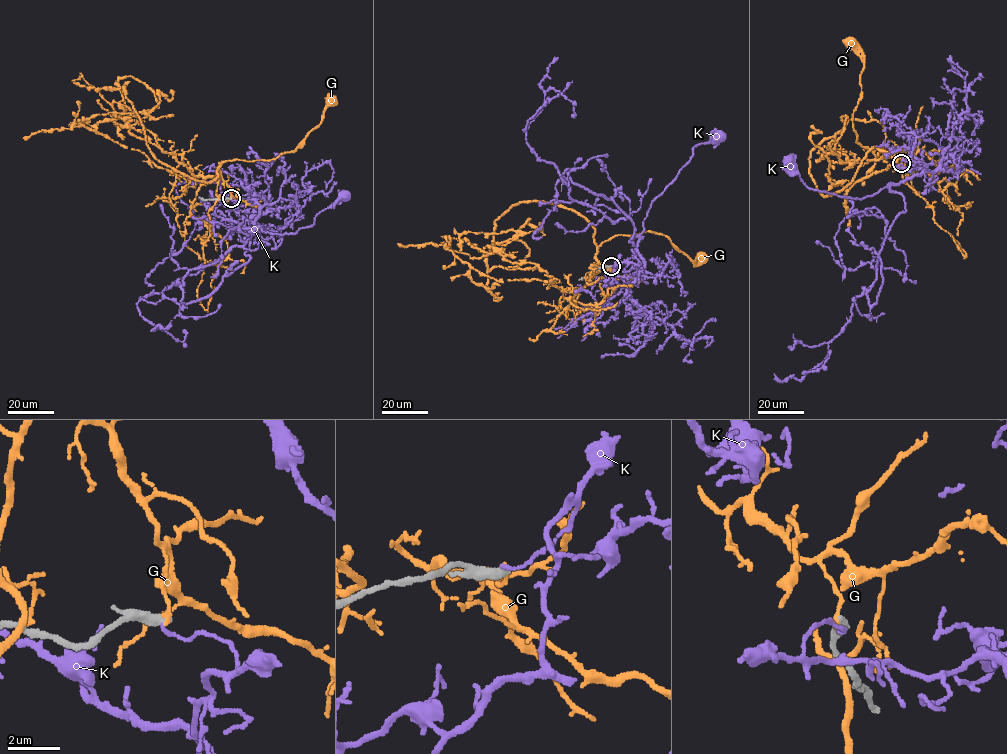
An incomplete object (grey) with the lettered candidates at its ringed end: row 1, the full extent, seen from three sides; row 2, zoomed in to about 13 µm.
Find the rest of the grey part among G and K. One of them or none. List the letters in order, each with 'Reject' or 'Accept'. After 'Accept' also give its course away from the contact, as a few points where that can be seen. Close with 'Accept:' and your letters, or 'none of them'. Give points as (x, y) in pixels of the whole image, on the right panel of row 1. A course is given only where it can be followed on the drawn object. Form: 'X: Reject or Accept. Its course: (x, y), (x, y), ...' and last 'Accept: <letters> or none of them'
G: Reject
K: Reject
Accept: none of them

